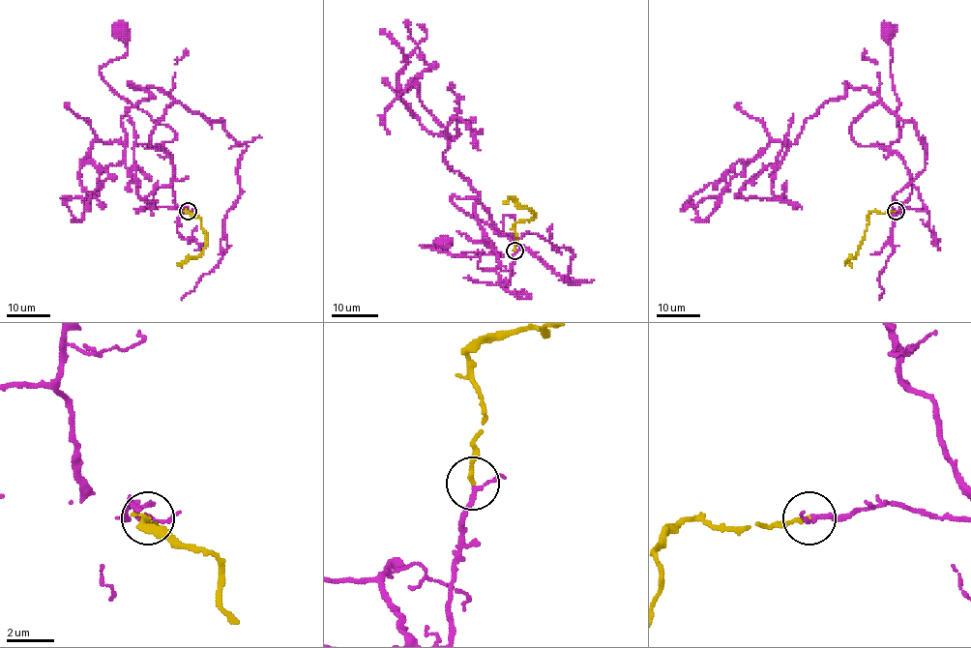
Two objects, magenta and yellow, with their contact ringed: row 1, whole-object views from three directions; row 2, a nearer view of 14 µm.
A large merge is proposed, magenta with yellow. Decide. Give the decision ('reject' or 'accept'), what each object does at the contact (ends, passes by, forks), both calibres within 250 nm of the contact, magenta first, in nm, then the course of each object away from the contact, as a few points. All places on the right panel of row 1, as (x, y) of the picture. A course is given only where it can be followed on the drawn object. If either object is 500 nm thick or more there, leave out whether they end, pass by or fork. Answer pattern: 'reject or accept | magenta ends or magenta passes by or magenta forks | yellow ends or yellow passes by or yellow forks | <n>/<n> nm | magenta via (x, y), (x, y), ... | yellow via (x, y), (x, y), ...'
accept | magenta passes by | yellow ends | 150/170 nm | magenta via (895, 211), (926, 208), (905, 162), (888, 148), (899, 138), (897, 111), (900, 104), (887, 32) | yellow via (895, 211), (871, 212), (867, 216), (868, 224), (856, 255), (846, 260), (851, 264)

